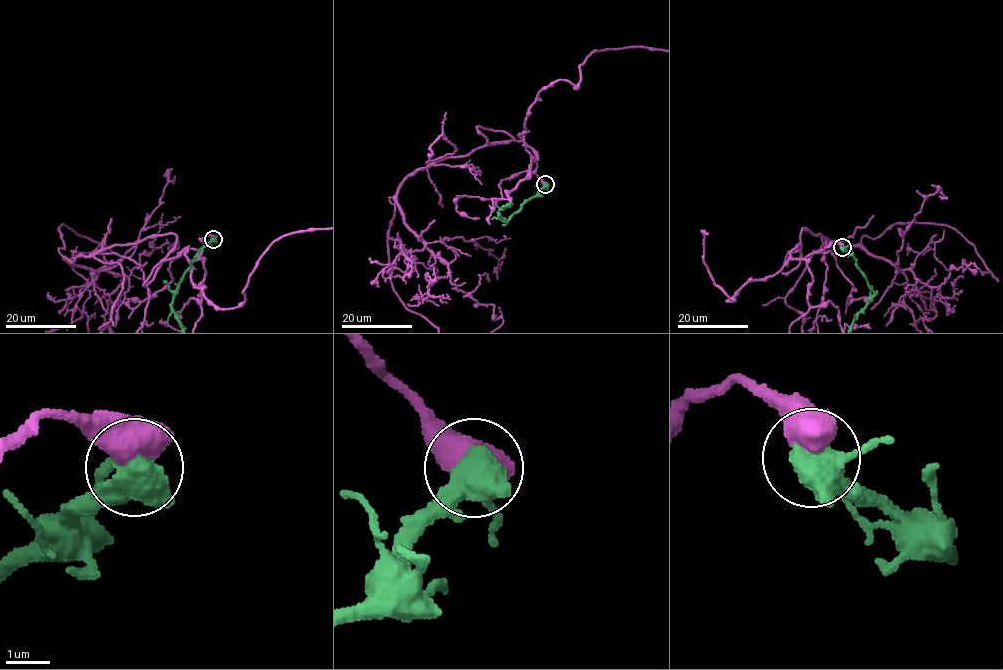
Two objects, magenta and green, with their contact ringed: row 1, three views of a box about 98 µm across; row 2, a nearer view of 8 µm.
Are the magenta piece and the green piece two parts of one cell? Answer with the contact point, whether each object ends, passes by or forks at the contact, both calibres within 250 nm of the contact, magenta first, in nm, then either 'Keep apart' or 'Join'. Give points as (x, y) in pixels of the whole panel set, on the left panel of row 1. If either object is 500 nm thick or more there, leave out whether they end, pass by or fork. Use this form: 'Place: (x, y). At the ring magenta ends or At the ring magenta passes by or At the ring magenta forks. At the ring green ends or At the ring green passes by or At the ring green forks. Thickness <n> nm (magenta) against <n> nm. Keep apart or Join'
Place: (213, 239). Thickness 700 nm (magenta) against 550 nm. Keep apart

